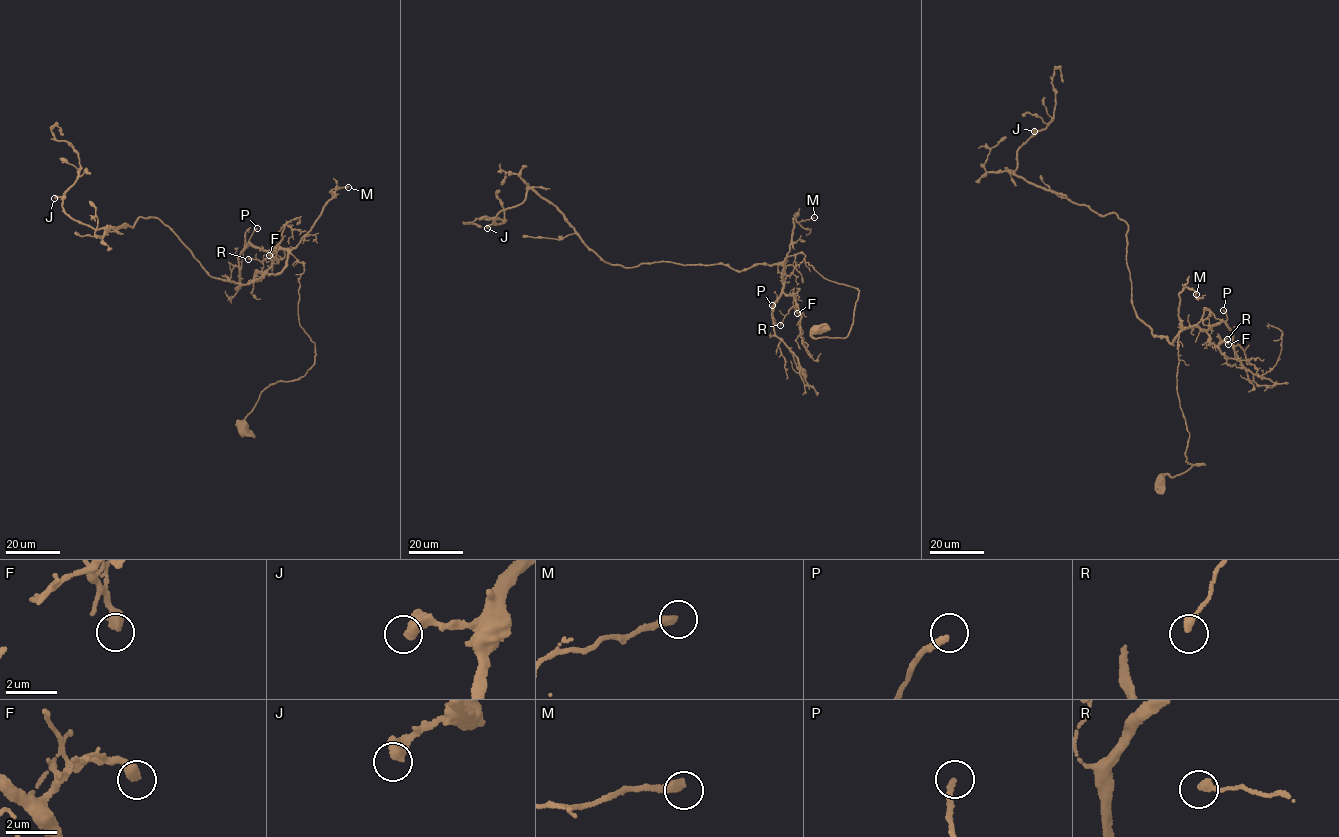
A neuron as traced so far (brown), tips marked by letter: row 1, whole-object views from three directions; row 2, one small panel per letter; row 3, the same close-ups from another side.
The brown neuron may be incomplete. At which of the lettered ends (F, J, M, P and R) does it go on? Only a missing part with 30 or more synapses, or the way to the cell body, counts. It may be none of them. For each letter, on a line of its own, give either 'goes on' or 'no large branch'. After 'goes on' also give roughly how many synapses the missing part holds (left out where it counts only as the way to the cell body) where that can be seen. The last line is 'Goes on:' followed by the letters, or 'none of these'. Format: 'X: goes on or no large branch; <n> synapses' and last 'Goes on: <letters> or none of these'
F: no large branch
J: no large branch
M: no large branch
P: no large branch
R: no large branch
Goes on: none of these

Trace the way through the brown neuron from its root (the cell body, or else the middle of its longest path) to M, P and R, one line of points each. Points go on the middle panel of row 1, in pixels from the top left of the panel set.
M: (817, 329), (815, 338), (847, 337), (859, 291), (826, 279), (802, 253), (786, 256), (794, 217), (814, 217)
P: (817, 329), (815, 338), (847, 337), (859, 291), (826, 279), (802, 253), (785, 259), (772, 317), (772, 305)
R: (817, 329), (847, 337), (859, 291), (801, 252), (785, 259), (795, 304), (780, 325)

